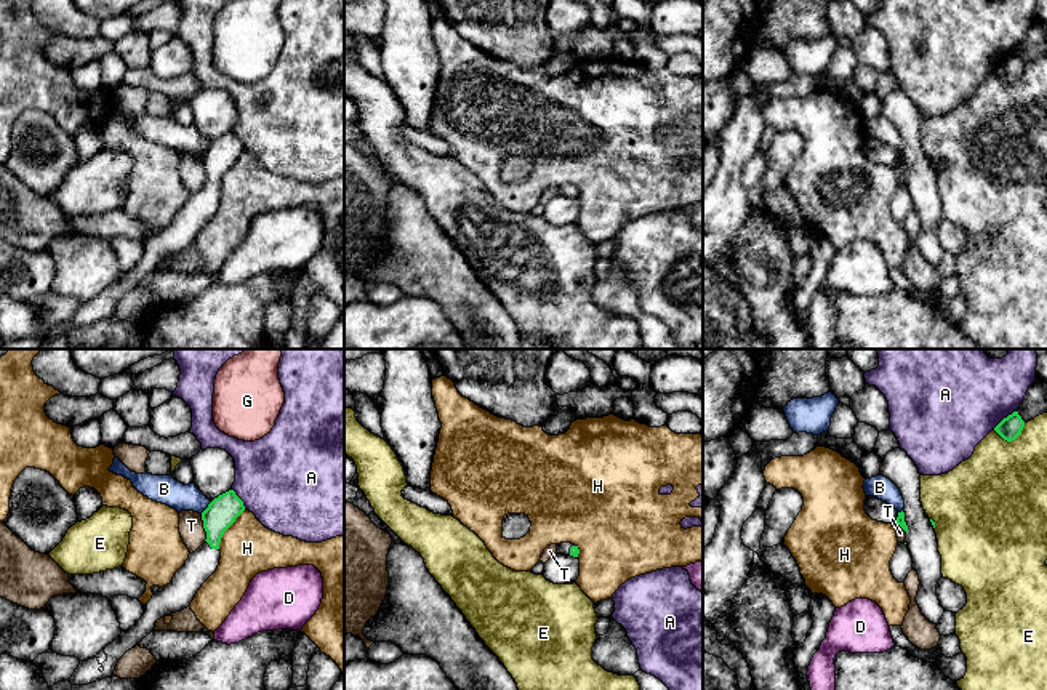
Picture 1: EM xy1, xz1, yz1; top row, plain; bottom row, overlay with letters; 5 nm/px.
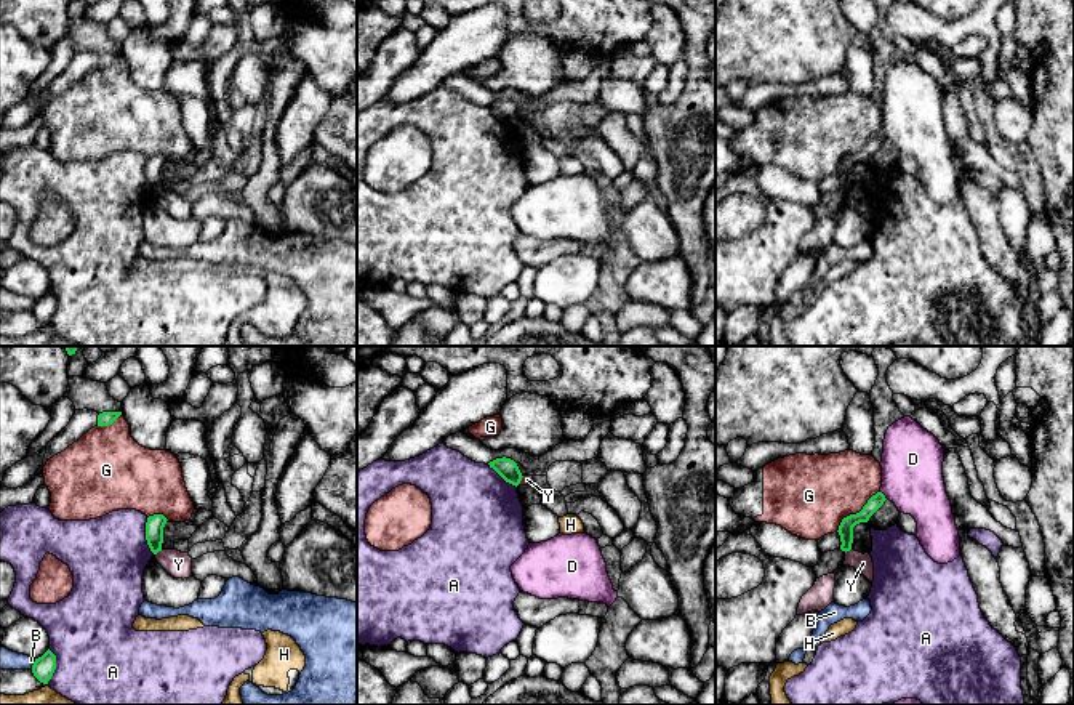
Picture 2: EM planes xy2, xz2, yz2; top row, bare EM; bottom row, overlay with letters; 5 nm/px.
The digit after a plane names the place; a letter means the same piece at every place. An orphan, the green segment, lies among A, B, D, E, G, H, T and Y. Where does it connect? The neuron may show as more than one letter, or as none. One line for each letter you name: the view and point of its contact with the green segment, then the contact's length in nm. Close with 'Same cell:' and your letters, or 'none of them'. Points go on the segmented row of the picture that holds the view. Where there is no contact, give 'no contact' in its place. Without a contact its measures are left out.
Same cell: none of them

